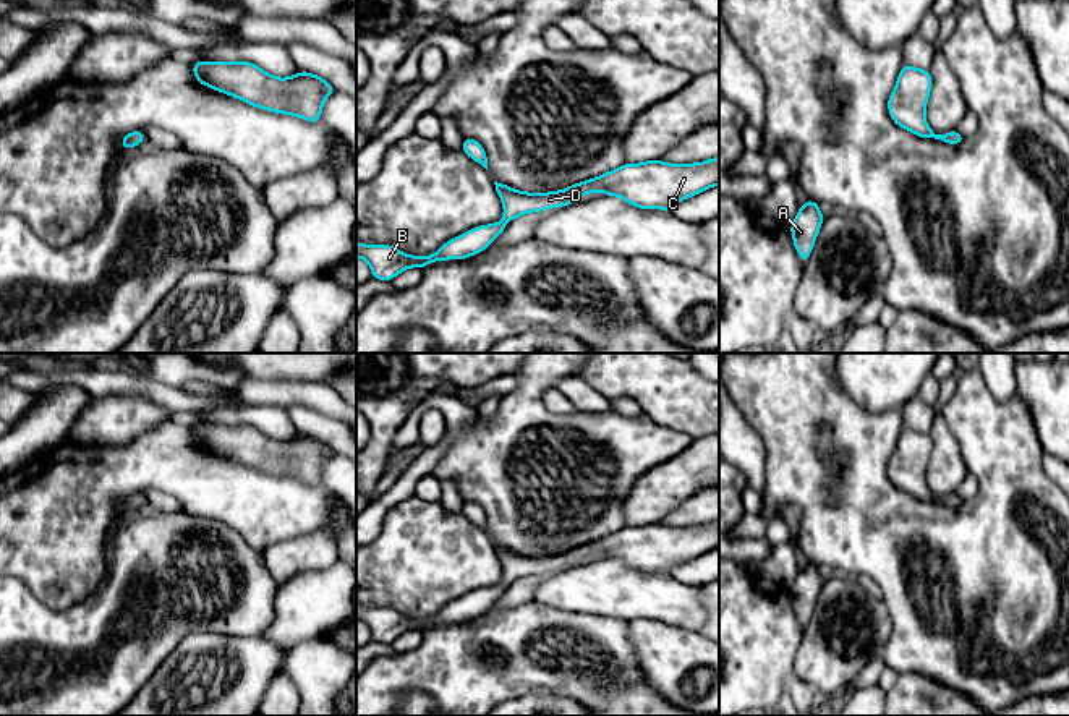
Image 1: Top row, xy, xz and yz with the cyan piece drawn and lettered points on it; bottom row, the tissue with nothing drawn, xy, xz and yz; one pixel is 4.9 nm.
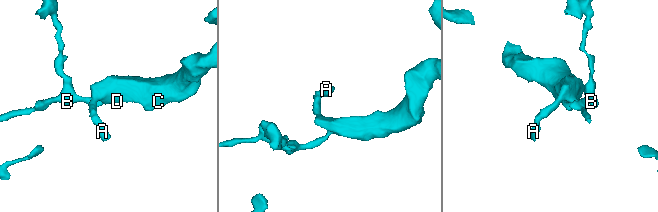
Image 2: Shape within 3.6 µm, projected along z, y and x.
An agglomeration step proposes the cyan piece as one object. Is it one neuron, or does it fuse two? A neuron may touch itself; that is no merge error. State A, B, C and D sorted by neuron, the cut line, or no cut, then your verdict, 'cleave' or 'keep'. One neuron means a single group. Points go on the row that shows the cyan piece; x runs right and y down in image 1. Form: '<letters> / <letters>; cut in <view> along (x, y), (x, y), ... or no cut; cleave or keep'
A B C D; no cut; keep

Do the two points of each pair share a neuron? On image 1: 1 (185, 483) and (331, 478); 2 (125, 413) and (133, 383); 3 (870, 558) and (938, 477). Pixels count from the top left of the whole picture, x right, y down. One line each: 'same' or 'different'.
1: different
2: different
3: different

